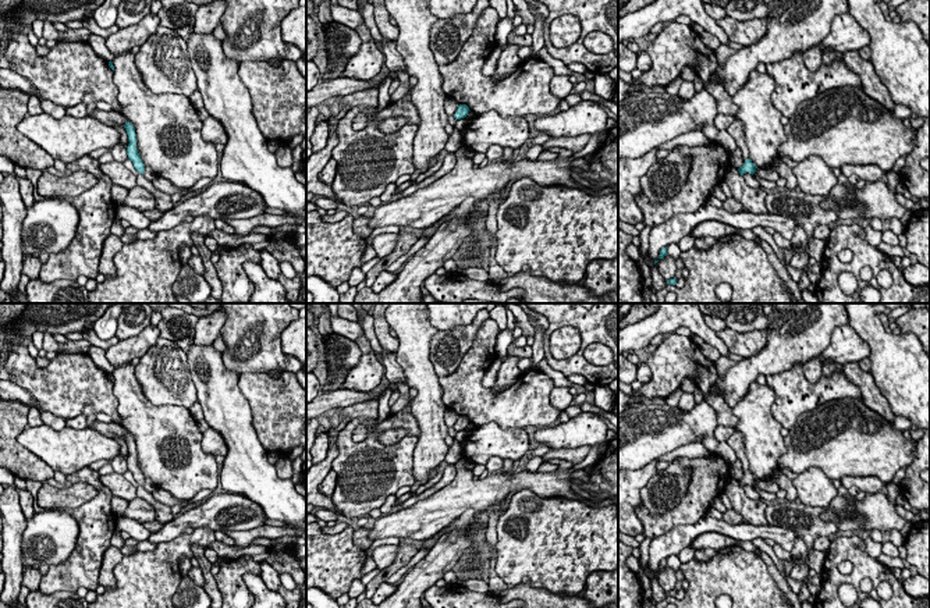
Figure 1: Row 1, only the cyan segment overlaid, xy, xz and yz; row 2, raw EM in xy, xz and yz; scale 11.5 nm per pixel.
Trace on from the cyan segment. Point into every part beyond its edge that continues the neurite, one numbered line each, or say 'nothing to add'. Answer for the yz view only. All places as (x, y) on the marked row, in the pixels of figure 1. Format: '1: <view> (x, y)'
1: yz (769, 174)

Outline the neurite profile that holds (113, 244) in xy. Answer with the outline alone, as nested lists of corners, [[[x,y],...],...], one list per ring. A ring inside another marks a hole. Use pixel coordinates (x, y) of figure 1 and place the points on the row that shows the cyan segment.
[[[110,234],[103,243],[100,262],[99,262],[99,273],[104,277],[114,277],[116,275],[116,264],[114,256],[121,250],[123,241],[120,237]]]

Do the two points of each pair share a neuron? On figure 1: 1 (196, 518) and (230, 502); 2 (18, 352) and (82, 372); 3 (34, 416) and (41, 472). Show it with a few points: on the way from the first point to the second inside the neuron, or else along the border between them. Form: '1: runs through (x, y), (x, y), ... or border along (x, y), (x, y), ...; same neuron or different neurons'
1: runs through (205, 515), (215, 514), (222, 508); same neuron
2: runs through (32, 369), (36, 373), (66, 373); same neuron
3: border along (29, 408), (27, 423); different neurons

